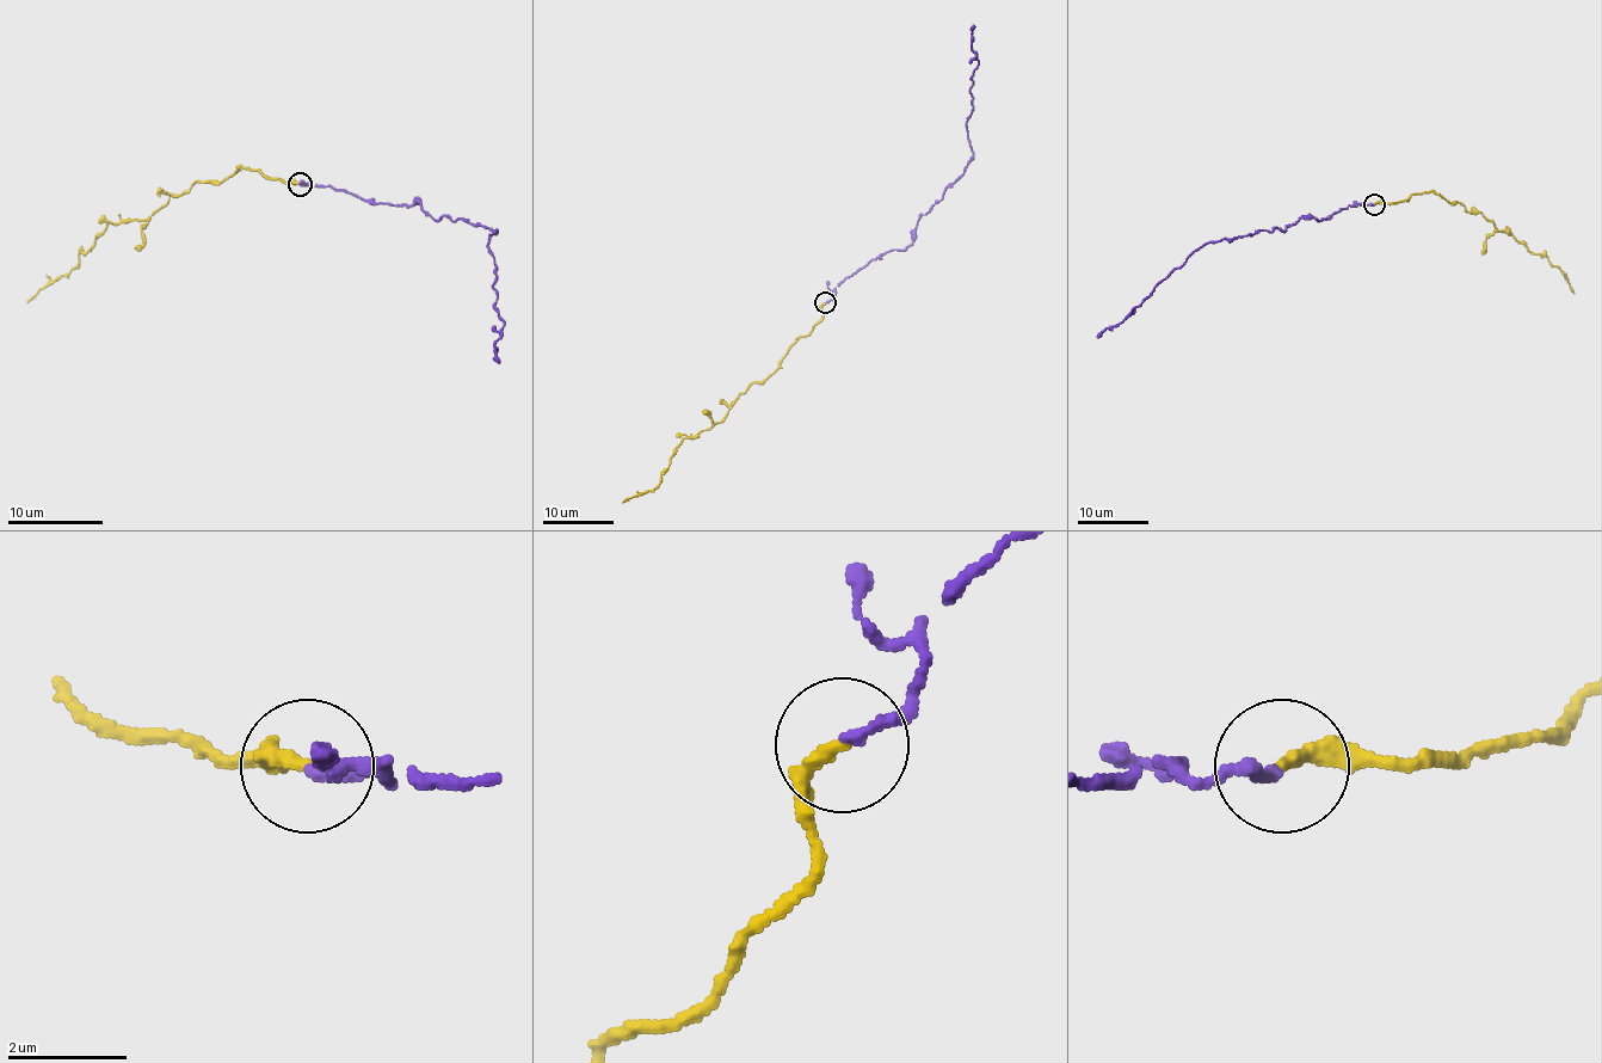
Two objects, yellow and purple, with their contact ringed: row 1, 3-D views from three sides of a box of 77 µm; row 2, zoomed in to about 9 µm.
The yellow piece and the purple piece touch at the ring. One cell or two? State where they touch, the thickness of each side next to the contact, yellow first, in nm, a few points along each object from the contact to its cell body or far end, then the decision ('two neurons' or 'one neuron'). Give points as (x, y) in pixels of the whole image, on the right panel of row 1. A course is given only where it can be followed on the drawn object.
at (1374, 204); 240 nm thick on the yellow side, 190 nm on the other; yellow runs (1375, 204), (1430, 191), (1460, 202), (1532, 252), (1542, 255), (1565, 276), (1575, 294); purple runs (1375, 204), (1343, 208), (1322, 220), (1302, 219), (1286, 229), (1259, 229), (1207, 241), (1126, 318), (1097, 338); one neuron

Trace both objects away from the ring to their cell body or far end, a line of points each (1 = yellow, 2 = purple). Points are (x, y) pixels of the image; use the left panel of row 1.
1: (299, 184), (244, 167), (220, 182), (196, 182), (146, 220), (110, 222), (69, 272), (50, 280), (26, 303)
2: (301, 184), (497, 229), (487, 246), (504, 320), (499, 363)

